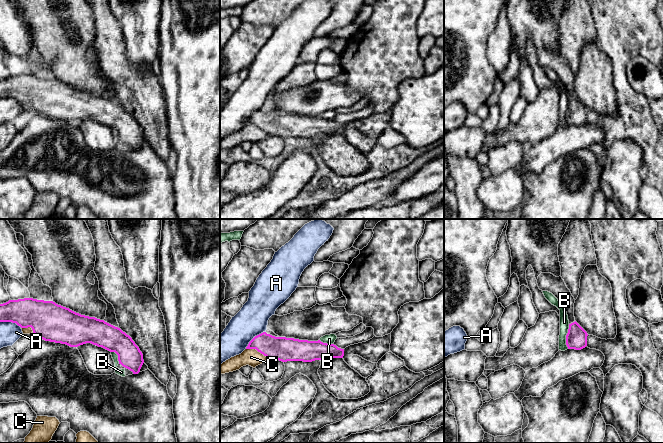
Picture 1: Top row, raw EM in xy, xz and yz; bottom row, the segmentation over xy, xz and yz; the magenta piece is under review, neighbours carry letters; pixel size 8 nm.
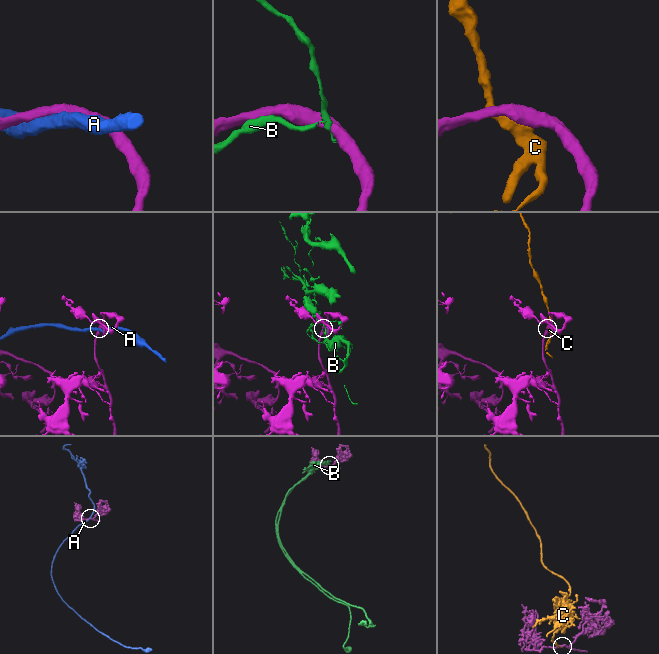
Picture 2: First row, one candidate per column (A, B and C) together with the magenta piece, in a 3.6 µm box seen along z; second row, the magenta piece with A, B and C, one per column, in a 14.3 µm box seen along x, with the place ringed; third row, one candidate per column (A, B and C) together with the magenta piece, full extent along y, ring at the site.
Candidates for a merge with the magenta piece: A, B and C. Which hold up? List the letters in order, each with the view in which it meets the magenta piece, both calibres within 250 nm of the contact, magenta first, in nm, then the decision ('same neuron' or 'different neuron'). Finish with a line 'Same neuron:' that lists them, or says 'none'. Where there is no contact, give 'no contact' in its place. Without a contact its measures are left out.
A: contact in xz; calibres 190 and 260 nm; different neuron
B: contact in yz; calibres 170 and 80 nm; different neuron
C: contact in xz; calibres 190 and 140 nm; different neuron
Same neuron: none

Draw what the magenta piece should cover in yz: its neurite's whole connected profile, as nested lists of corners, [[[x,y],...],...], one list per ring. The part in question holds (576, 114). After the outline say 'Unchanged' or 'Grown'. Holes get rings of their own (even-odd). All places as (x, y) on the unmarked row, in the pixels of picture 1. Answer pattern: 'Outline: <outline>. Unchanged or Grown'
Outline: [[[575,97],[569,100],[566,111],[568,125],[581,126],[587,122],[587,108]]]. Unchanged

